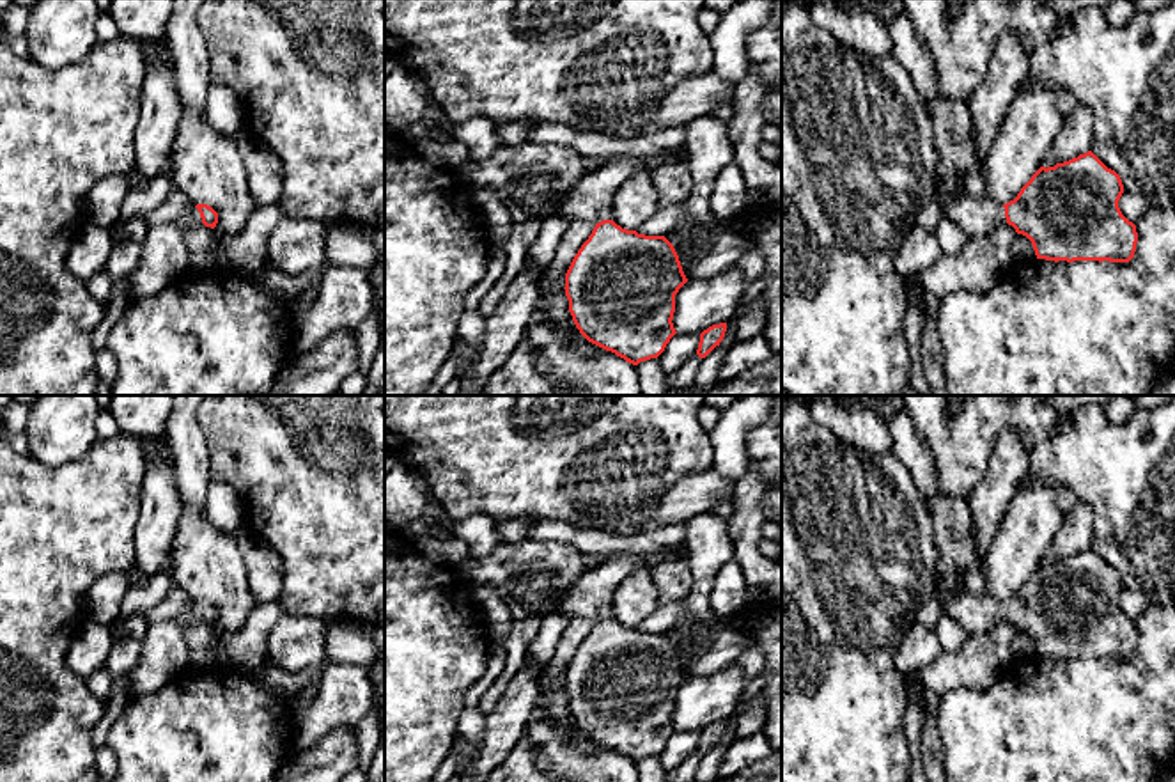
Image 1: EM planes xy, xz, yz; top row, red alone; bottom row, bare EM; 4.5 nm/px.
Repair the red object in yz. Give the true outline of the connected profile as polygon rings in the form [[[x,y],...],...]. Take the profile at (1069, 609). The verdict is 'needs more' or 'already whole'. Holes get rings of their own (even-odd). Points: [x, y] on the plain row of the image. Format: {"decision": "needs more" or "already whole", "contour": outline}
{"decision": "needs more", "contour": [[[1088,548],[1054,564],[1040,564],[1007,601],[962,589],[952,601],[945,601],[943,612],[969,635],[991,631],[1008,621],[1031,638],[1037,656],[1129,660],[1136,649],[1138,630],[1118,605],[1122,590],[1120,573]]]}

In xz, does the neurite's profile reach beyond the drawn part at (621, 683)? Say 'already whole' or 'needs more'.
needs more

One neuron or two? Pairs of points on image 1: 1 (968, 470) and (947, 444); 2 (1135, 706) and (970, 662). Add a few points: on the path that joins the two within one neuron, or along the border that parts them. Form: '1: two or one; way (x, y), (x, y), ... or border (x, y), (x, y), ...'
1: one; way (961, 463), (954, 451)
2: two; border (1011, 660), (984, 688), (964, 688)

